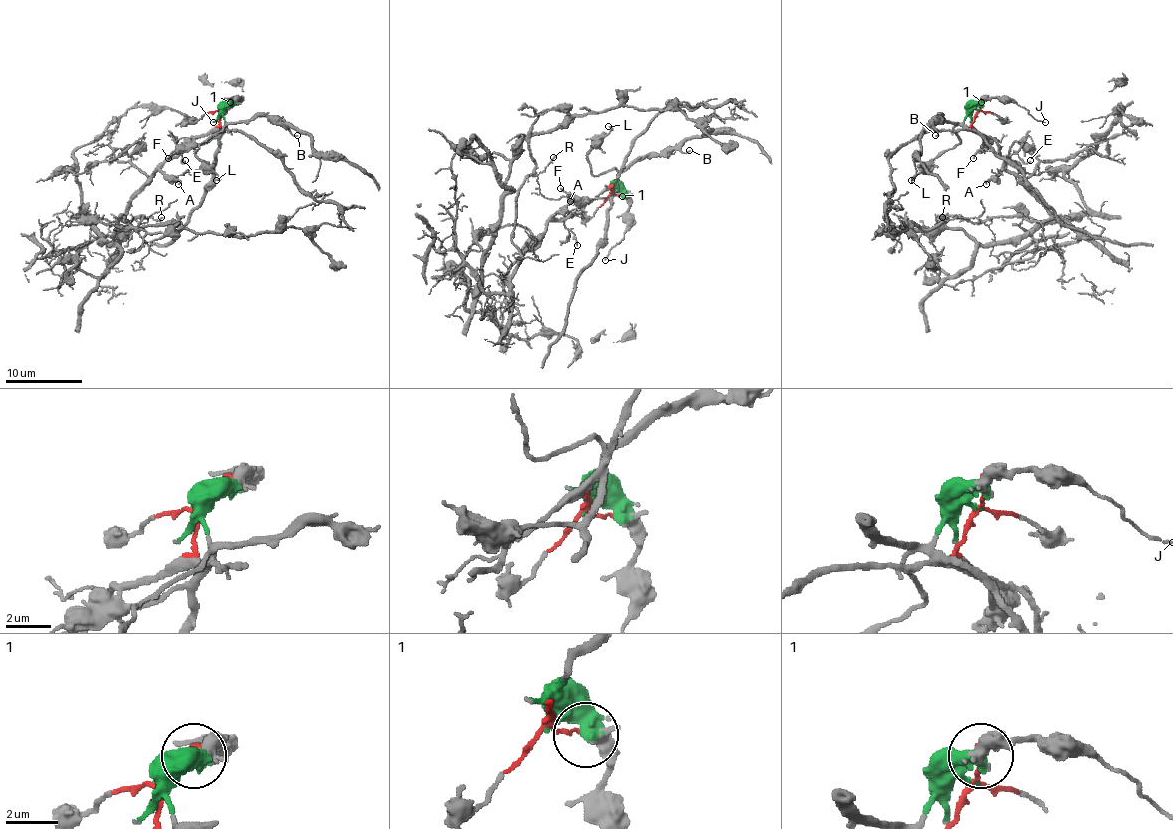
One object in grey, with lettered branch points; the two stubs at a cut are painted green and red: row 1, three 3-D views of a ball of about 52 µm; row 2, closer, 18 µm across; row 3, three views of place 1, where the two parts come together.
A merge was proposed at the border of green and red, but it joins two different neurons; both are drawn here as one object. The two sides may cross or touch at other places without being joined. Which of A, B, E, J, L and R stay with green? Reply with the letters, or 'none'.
B, J, L

